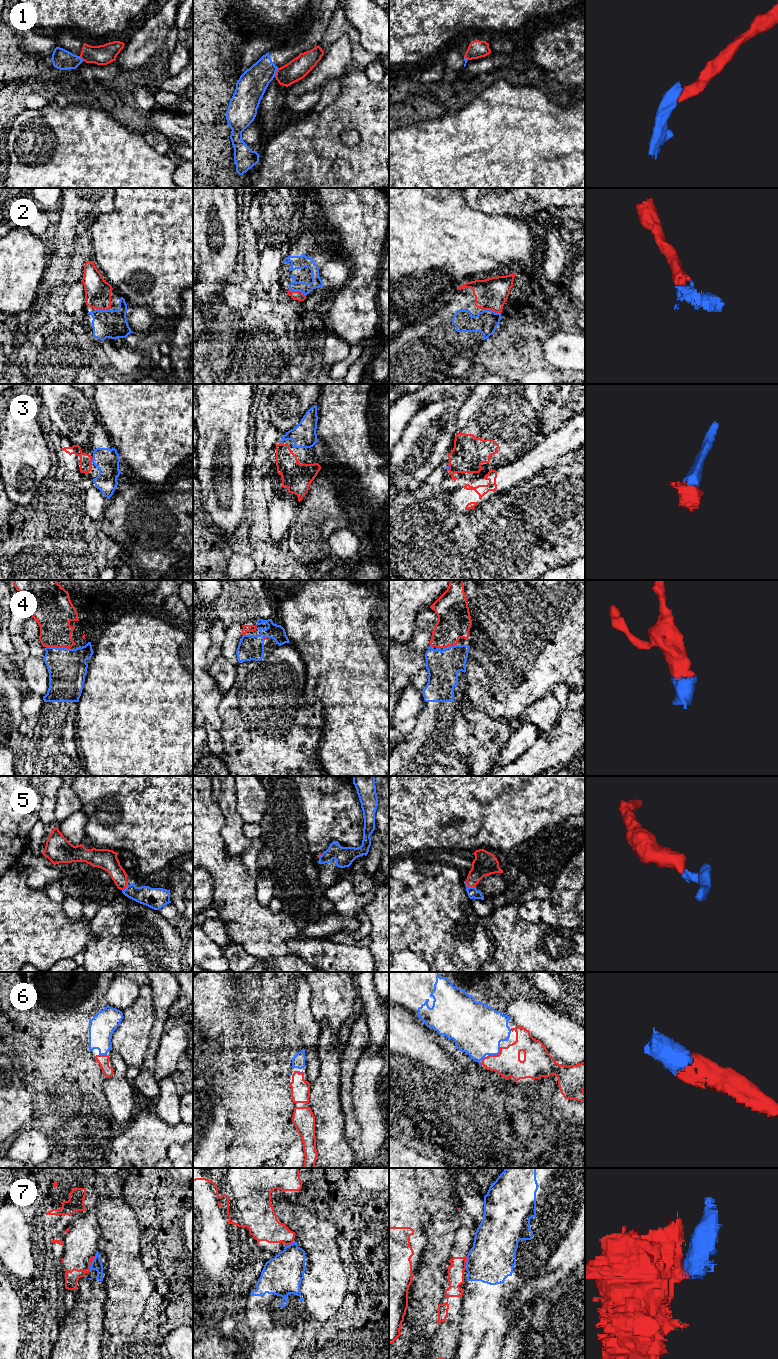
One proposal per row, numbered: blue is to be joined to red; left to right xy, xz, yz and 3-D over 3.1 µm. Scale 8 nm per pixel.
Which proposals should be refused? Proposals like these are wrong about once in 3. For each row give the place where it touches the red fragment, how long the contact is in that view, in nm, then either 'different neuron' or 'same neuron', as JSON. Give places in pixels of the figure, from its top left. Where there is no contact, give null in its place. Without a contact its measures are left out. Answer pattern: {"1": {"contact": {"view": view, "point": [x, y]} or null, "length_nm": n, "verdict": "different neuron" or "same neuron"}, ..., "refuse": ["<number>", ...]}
{"1": {"contact": {"view": "xz", "point": [276, 72]}, "length_nm": 80, "verdict": "different neuron"}, "2": {"contact": {"view": "yz", "point": [492, 310]}, "length_nm": 150, "verdict": "same neuron"}, "3": {"contact": {"view": "xy", "point": [91, 461]}, "length_nm": 60, "verdict": "same neuron"}, "4": {"contact": {"view": "xy", "point": [58, 647]}, "length_nm": 200, "verdict": "same neuron"}, "5": {"contact": {"view": "yz", "point": [468, 886]}, "length_nm": 100, "verdict": "same neuron"}, "6": {"contact": {"view": "yz", "point": [496, 1055]}, "length_nm": 130, "verdict": "same neuron"}, "7": {"contact": {"view": "yz", "point": [465, 1263]}, "length_nm": 110, "verdict": "different neuron"}, "refuse": ["1", "7"]}

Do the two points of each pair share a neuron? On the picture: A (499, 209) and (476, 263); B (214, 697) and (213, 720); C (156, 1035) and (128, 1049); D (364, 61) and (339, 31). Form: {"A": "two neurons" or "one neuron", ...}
{"A": "two neurons", "B": "one neuron", "C": "two neurons", "D": "one neuron"}

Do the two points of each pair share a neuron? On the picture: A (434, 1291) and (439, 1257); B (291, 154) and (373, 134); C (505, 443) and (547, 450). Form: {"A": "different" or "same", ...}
{"A": "same", "B": "same", "C": "different"}

